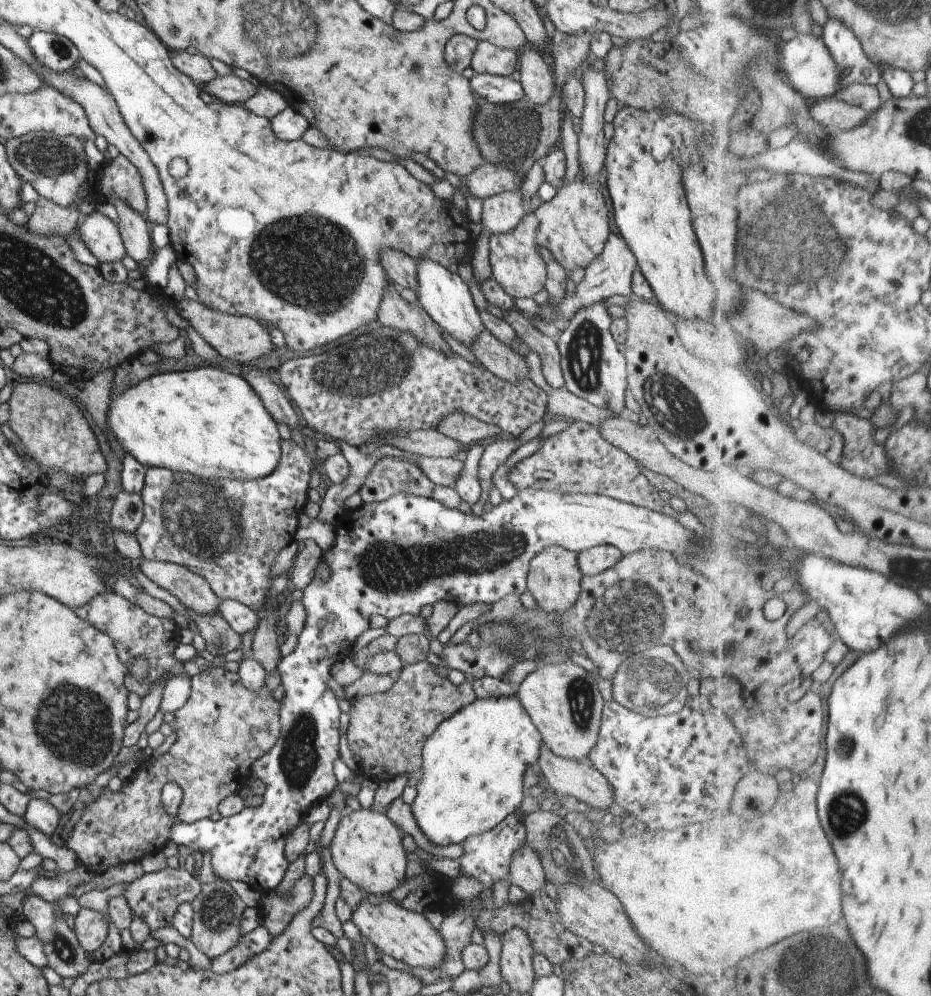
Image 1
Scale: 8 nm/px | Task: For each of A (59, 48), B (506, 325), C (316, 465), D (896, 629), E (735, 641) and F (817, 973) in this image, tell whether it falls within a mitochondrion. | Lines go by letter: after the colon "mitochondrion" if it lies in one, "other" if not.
A: mitochondrion
B: other
C: other
D: other
E: mitochondrion
F: mitochondrion

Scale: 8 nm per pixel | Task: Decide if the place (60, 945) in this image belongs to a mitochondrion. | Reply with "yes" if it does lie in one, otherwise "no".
yes

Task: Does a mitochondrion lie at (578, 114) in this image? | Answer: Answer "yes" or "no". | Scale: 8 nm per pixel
no

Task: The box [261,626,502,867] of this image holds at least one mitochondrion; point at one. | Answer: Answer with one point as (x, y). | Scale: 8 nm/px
(299, 758)

